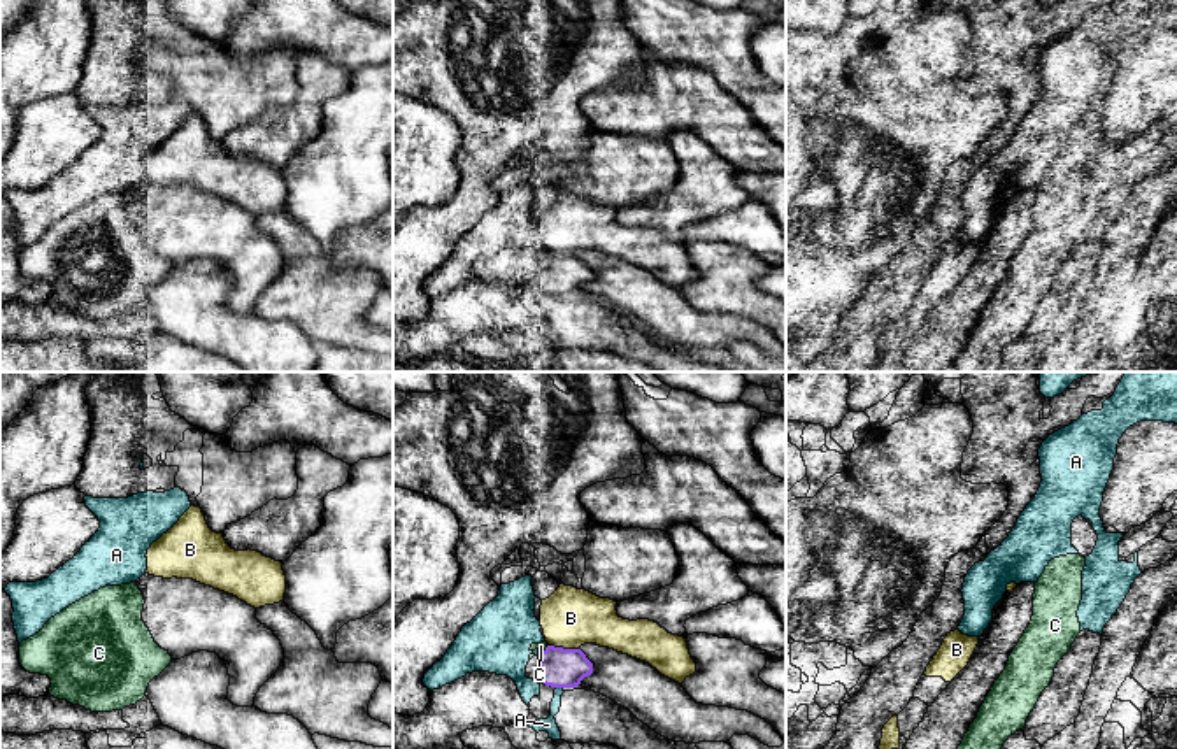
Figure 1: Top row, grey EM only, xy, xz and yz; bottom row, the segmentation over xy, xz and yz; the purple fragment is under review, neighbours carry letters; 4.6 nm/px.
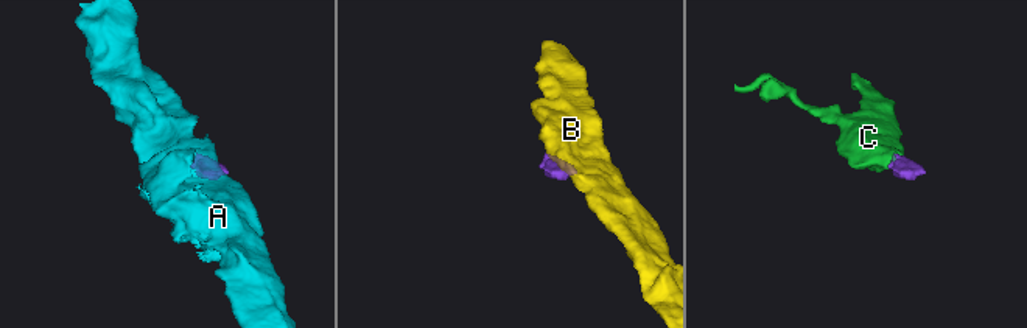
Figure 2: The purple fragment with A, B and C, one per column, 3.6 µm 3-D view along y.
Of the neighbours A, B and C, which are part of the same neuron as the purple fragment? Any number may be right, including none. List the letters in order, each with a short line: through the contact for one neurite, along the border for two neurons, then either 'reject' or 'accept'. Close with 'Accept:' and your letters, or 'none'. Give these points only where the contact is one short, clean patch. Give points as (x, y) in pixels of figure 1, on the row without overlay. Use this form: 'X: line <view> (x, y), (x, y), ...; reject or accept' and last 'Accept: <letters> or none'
A: reject
B: line xz (549, 251), (579, 256); reject
C: accept
Accept: C

